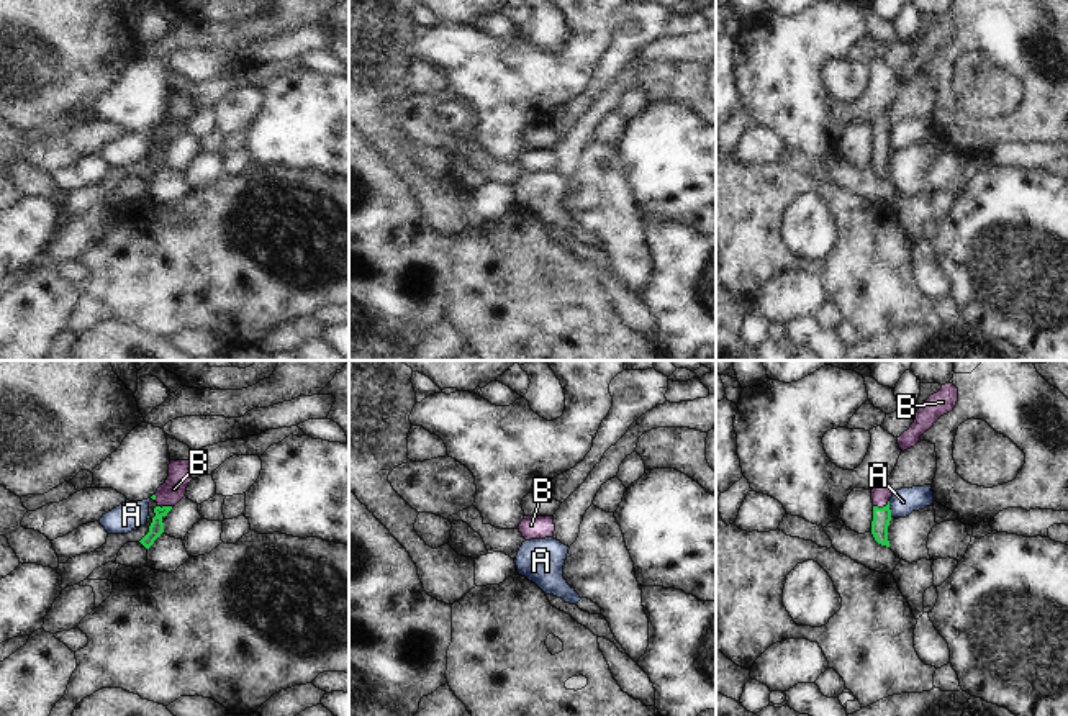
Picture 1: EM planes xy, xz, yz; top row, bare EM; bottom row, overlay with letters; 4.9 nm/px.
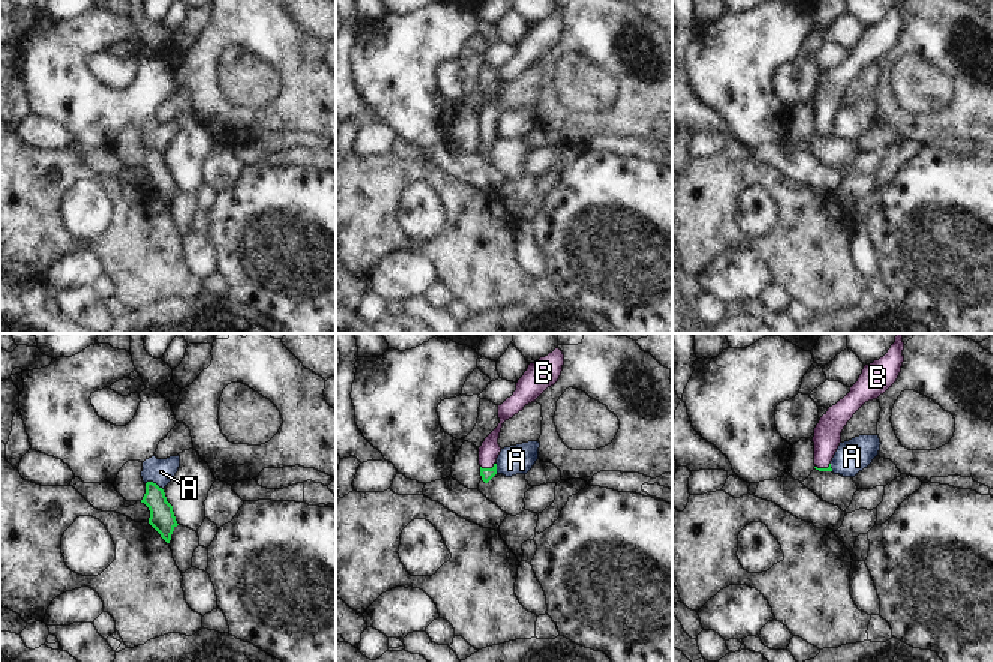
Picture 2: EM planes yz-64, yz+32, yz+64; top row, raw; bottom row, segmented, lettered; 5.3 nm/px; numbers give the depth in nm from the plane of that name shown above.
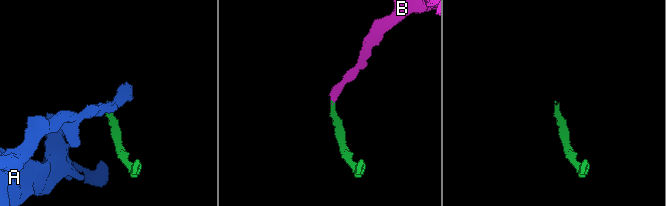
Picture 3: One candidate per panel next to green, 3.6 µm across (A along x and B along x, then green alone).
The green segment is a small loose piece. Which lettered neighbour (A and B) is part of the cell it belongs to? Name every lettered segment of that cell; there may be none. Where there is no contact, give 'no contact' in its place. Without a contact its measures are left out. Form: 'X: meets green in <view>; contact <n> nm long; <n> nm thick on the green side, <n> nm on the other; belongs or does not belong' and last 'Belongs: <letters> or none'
A: meets green in yz; contact 80 nm long; 90 nm thick on the green side, 130 nm on the other; does not belong
B: meets green in yz; contact 90 nm long; 90 nm thick on the green side, 90 nm on the other; belongs
Belongs: B

